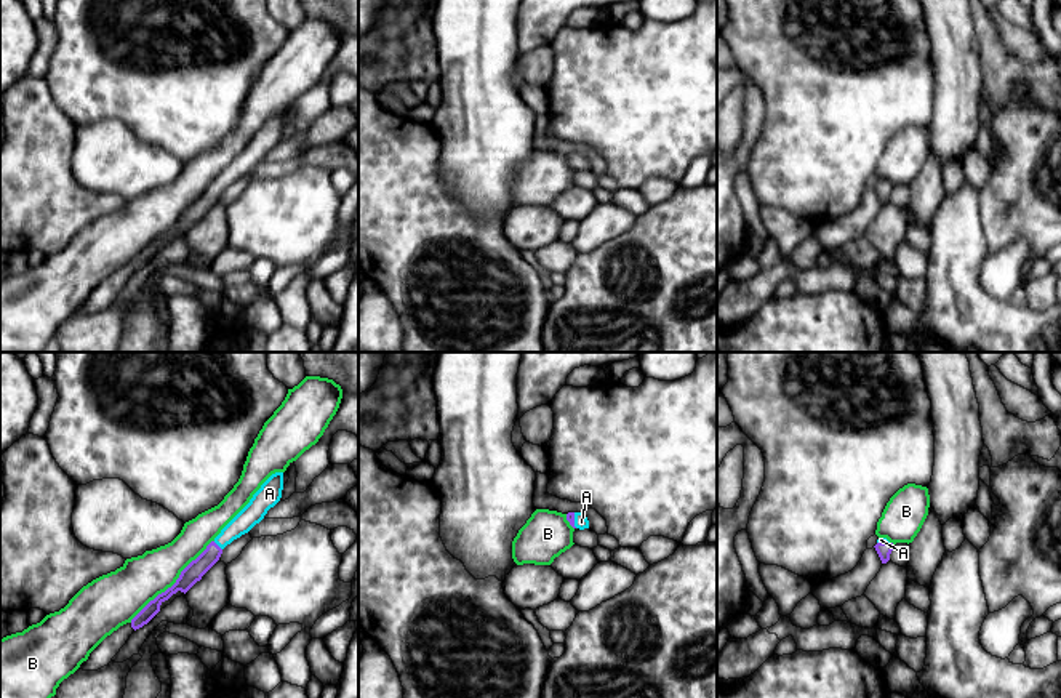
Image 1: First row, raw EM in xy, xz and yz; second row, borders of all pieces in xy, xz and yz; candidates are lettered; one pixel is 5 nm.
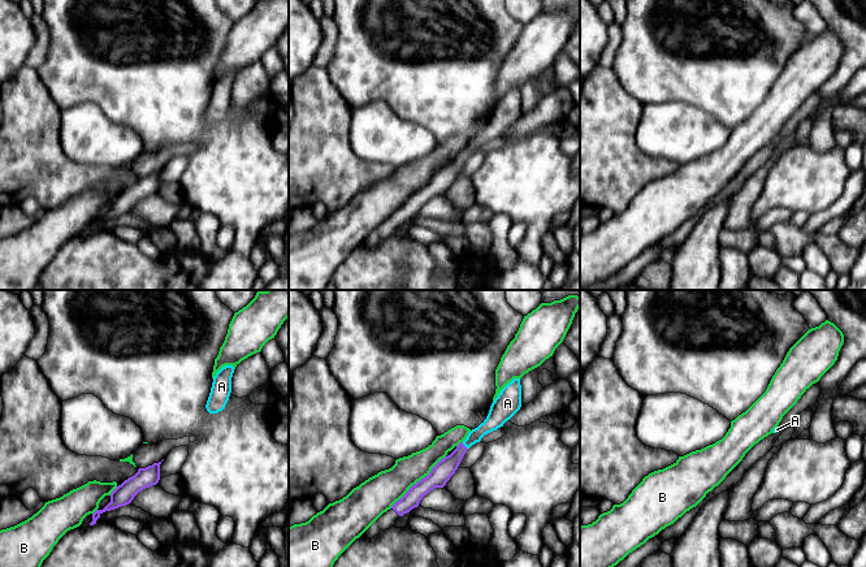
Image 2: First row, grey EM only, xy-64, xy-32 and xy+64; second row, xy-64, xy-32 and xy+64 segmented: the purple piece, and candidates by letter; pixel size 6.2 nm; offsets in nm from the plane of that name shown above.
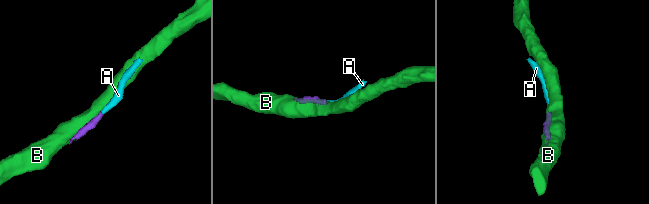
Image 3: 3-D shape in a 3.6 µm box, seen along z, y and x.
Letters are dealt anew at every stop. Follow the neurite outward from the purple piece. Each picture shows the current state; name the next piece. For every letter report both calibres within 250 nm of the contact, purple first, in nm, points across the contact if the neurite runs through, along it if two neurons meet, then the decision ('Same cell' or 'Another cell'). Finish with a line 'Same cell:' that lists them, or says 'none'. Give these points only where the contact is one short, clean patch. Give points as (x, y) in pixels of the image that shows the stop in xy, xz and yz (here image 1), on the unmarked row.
A: Thickness 90 nm (purple) against 110 nm. Path across: xy (194, 213), (218, 188), (253, 154). Same cell
B: Thickness 90 nm (purple) against 240 nm. Another cell
Same cell: A

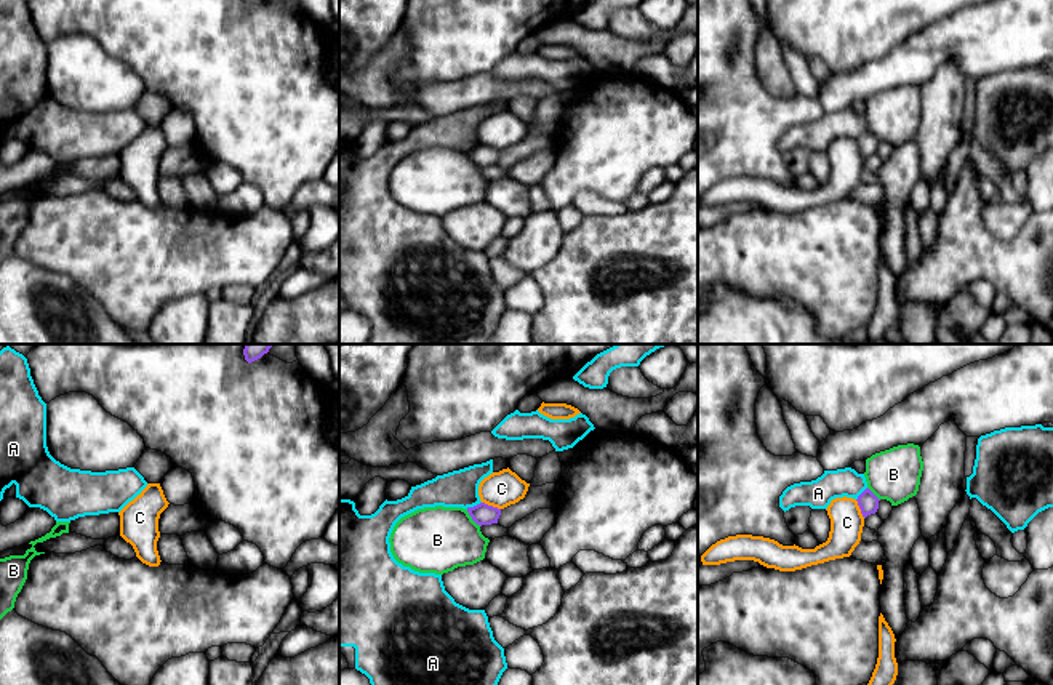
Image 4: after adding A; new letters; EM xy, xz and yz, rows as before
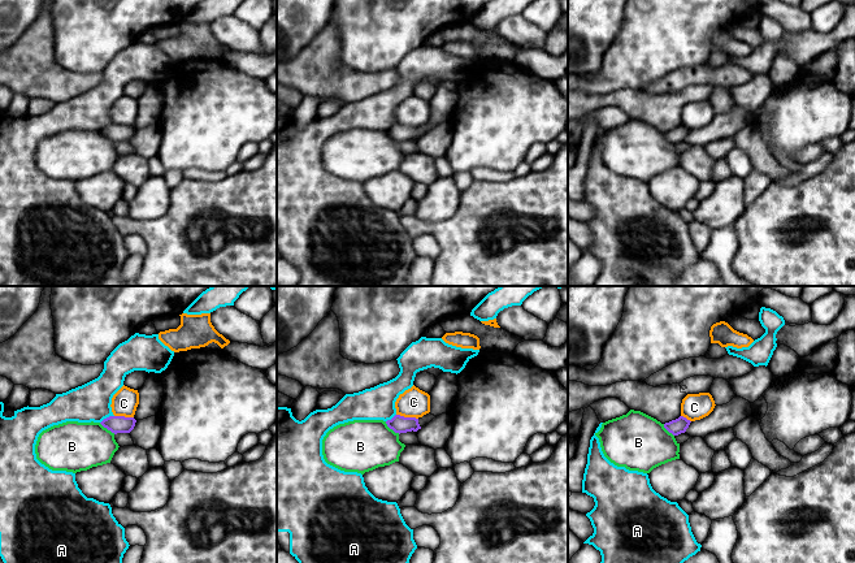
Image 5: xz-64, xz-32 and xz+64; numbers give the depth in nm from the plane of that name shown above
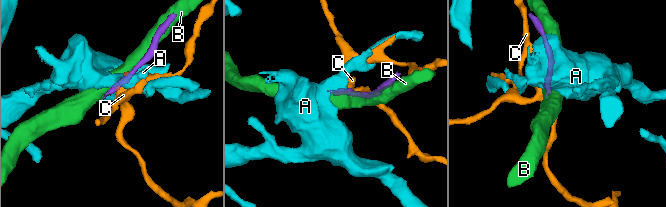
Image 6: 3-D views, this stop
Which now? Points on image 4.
A: Thickness 110 nm (purple) against 190 nm. Boundary: xz (480, 143), (466, 149). Another cell
B: Thickness 110 nm (purple) against 340 nm. Another cell
C: Thickness 110 nm (purple) against 180 nm. Boundary: xz (482, 143), (500, 151). Another cell
Same cell: none

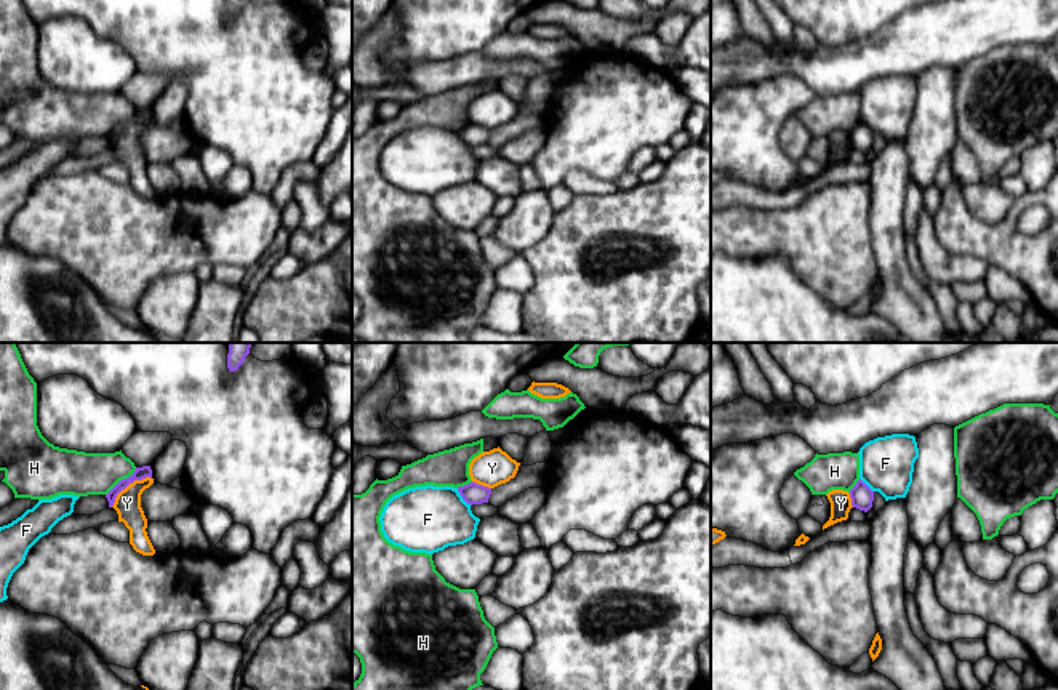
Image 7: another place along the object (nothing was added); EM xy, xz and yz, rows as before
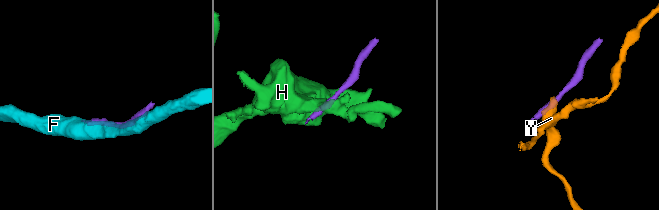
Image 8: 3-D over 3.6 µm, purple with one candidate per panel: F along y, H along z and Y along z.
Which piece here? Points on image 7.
F: Thickness 110 nm (purple) against 340 nm. Another cell
H: Thickness 60 nm (purple) against 220 nm. Boundary: xy (136, 109), (106, 136). Another cell
Y: Thickness 60 nm (purple) against 130 nm. Boundary: xy (151, 119), (130, 124), (111, 148). Another cell
Same cell: none

